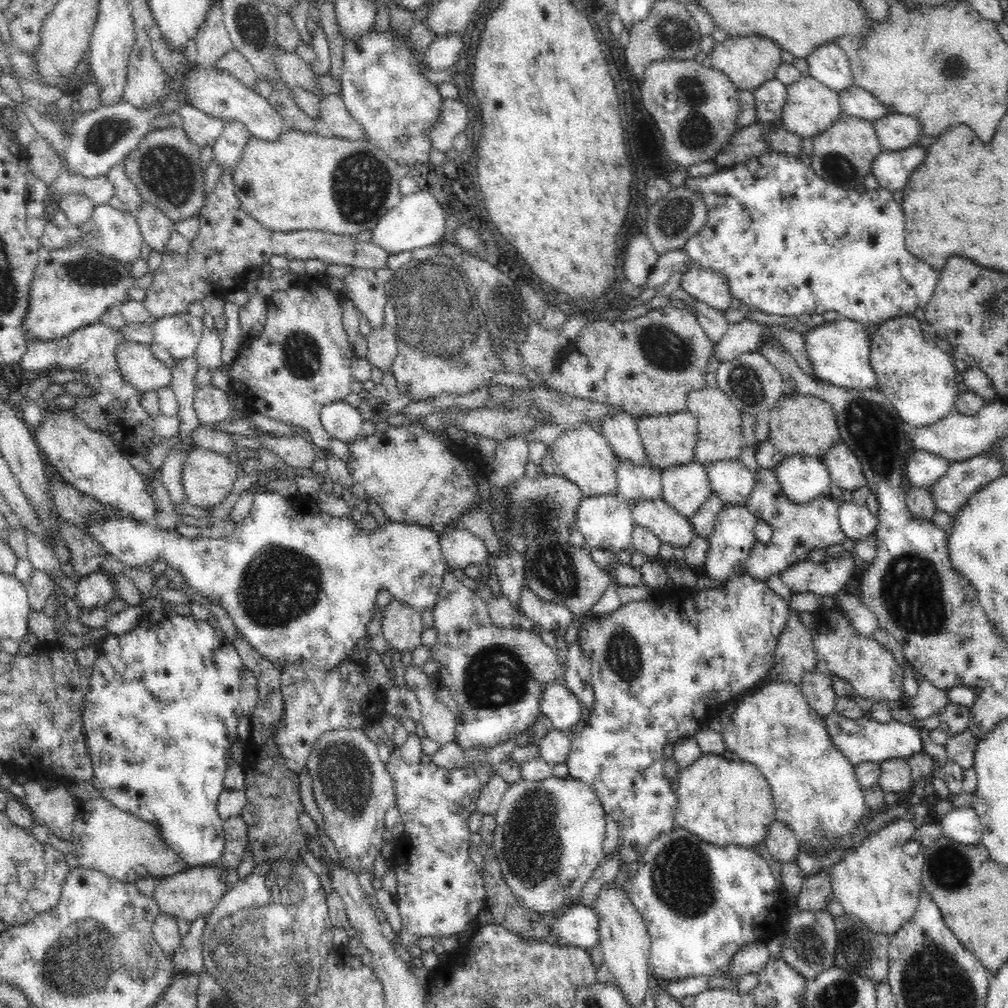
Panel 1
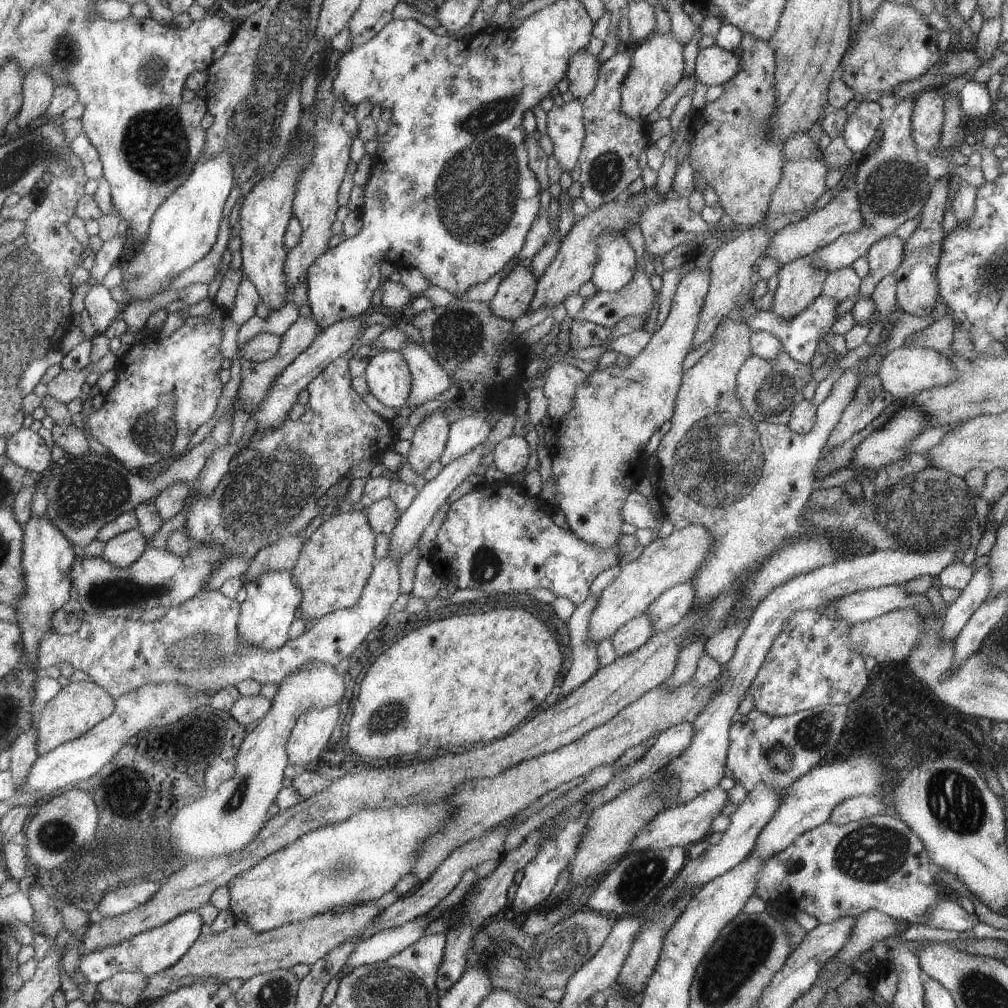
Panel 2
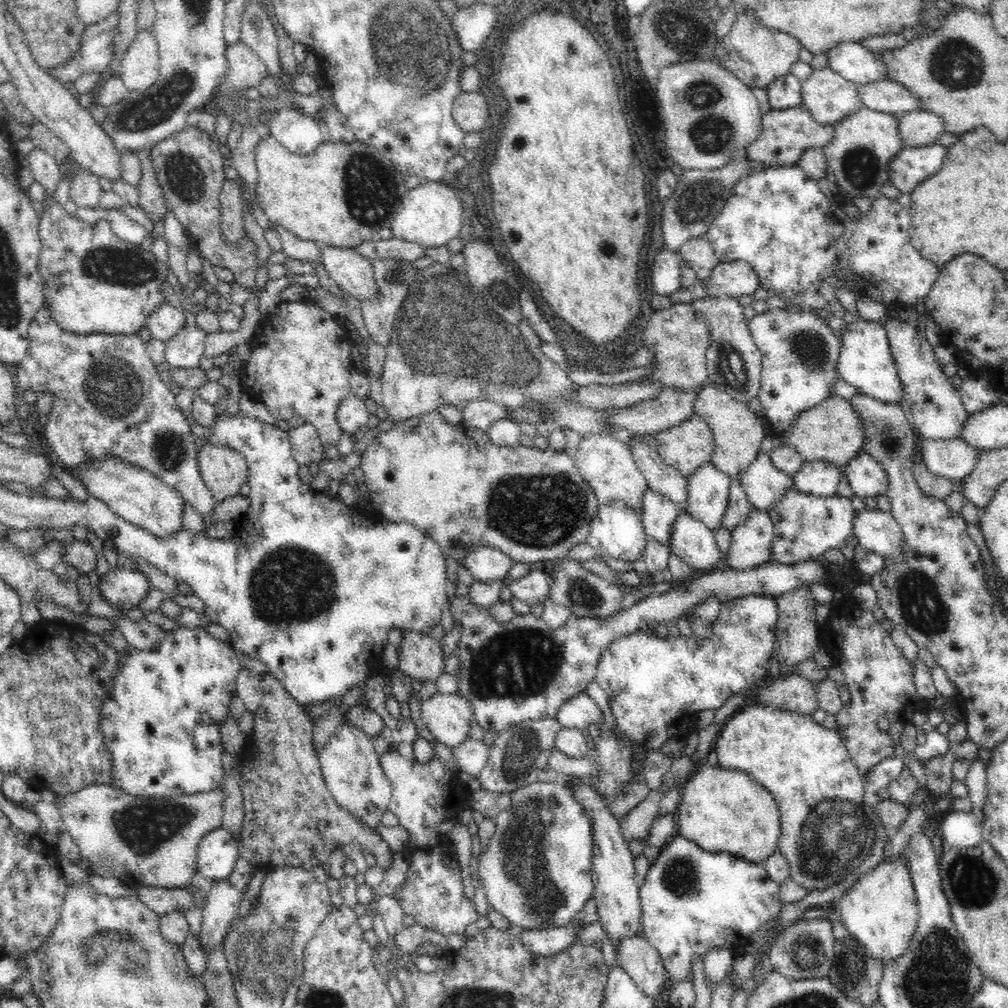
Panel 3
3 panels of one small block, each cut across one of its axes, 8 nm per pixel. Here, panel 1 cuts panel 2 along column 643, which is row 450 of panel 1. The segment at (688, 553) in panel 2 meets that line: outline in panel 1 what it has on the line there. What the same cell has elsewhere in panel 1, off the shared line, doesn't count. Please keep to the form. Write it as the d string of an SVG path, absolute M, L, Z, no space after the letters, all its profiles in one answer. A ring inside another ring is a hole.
M582 424L576 430L562 432L562 436L548 447L554 453L554 462L562 475L580 488L583 497L618 494L619 458L604 435L594 431L589 425Z

